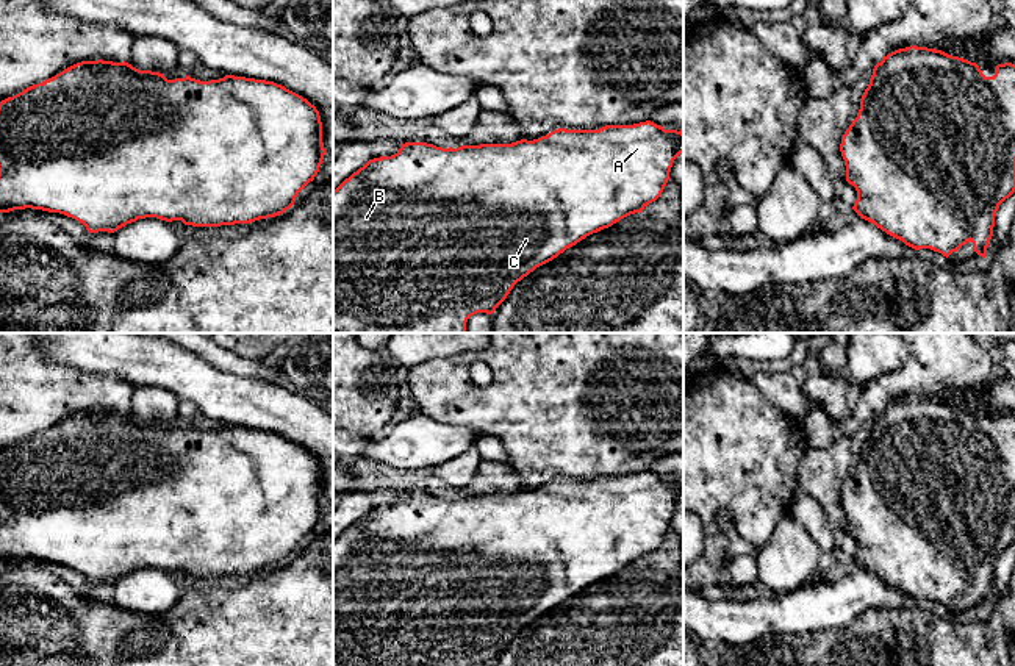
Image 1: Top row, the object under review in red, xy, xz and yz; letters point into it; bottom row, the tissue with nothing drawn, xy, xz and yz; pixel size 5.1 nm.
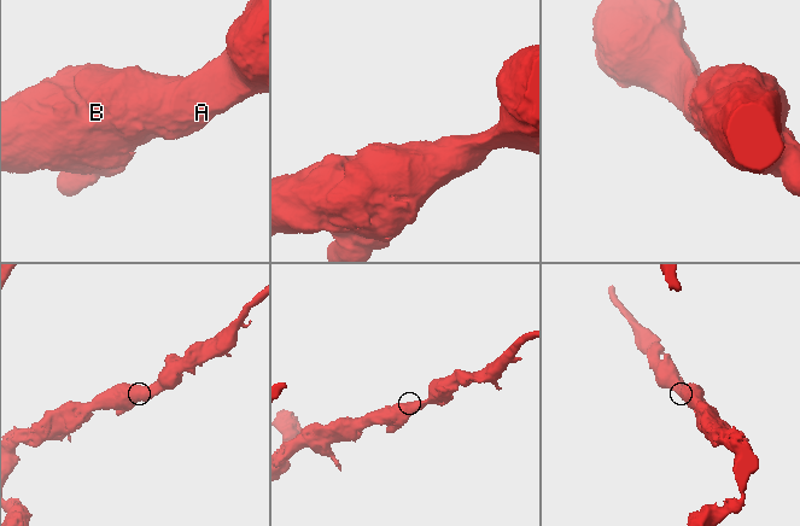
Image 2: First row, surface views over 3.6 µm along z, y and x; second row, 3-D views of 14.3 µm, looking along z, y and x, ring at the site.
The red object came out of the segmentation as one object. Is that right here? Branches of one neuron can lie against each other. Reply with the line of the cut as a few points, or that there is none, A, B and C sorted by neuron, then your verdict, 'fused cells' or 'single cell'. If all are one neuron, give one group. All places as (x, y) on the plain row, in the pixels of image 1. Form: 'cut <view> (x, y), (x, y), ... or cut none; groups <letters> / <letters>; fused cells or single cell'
cut none; groups A B C; single cell

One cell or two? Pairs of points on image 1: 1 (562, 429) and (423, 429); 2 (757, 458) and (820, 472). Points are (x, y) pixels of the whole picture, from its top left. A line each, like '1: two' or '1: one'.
1: two
2: two

